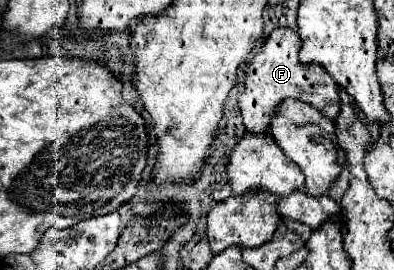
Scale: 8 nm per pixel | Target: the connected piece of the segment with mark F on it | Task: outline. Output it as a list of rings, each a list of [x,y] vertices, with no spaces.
[[[284,26],[284,28],[276,28],[268,36],[258,56],[250,60],[246,68],[246,80],[244,80],[246,90],[242,96],[238,96],[238,106],[242,110],[246,130],[268,132],[270,116],[274,114],[278,102],[282,102],[282,98],[288,98],[288,96],[298,96],[310,102],[330,118],[338,116],[340,98],[338,98],[338,86],[334,78],[330,78],[330,74],[326,74],[326,70],[322,70],[322,66],[316,62],[302,64],[298,60],[298,50],[300,50],[300,36],[292,28]]]

